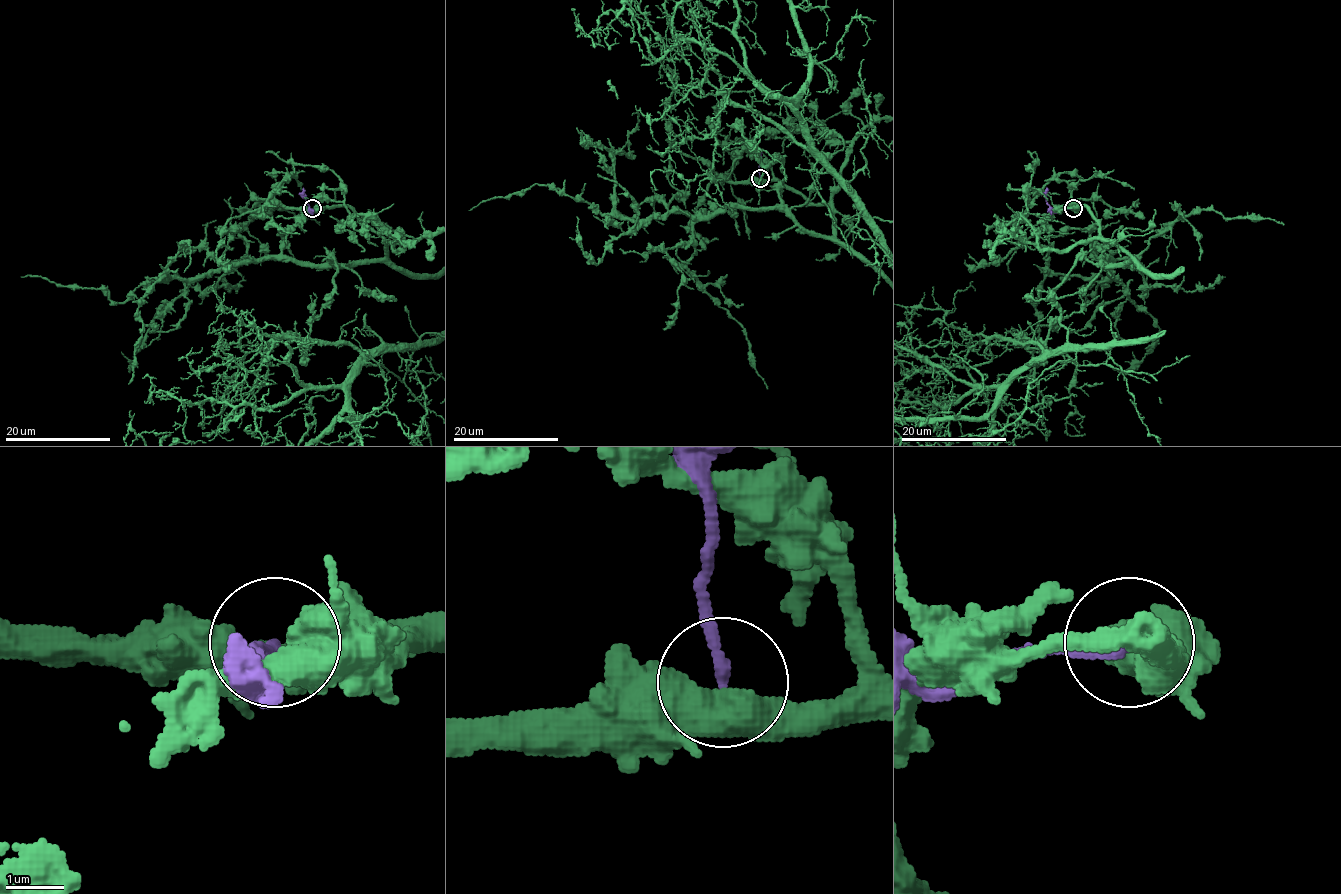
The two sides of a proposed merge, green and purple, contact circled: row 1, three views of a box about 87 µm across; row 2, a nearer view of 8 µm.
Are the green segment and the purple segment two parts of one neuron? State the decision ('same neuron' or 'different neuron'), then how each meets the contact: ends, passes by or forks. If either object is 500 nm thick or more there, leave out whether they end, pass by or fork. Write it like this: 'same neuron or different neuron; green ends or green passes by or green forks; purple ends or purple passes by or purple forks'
different neuron

